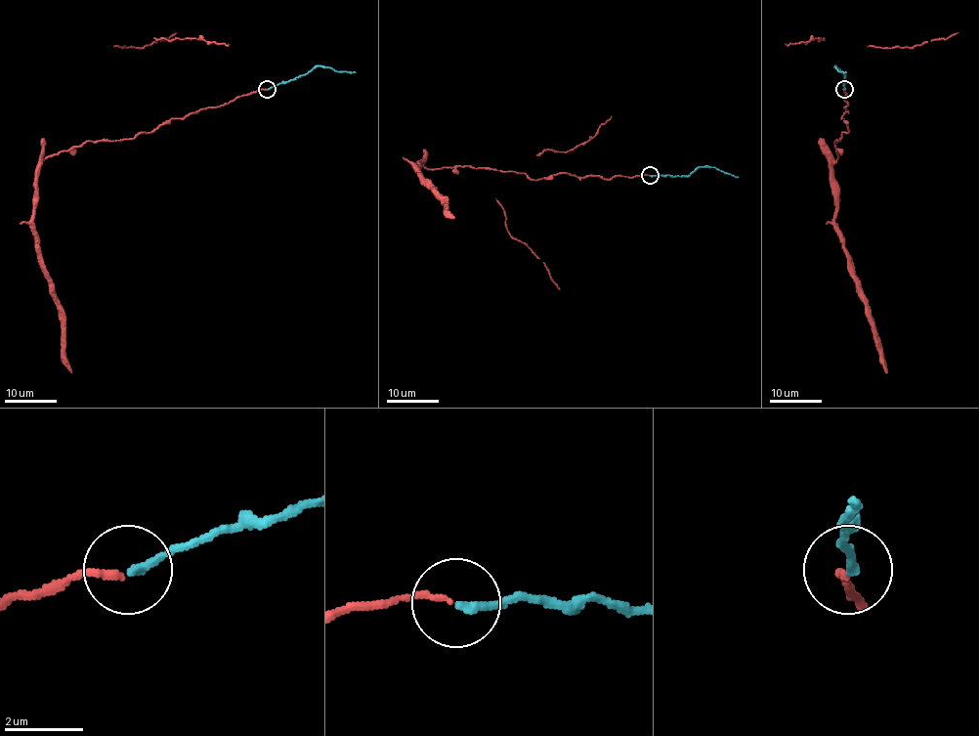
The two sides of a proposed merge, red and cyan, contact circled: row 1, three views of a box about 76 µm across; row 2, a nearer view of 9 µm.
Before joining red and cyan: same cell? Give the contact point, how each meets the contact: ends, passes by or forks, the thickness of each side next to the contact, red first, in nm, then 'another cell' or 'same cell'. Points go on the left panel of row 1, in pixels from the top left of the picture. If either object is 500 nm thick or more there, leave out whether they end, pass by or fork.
at (267, 89); red ends there; cyan ends there; 150 nm thick on the red side, 200 nm on the other; same cell

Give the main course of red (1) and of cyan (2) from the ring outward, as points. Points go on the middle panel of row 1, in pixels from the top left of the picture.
1: (650, 175), (609, 179), (565, 172), (533, 180), (516, 171), (415, 166), (454, 218)
2: (650, 175), (687, 176), (699, 167), (714, 167), (738, 178)

